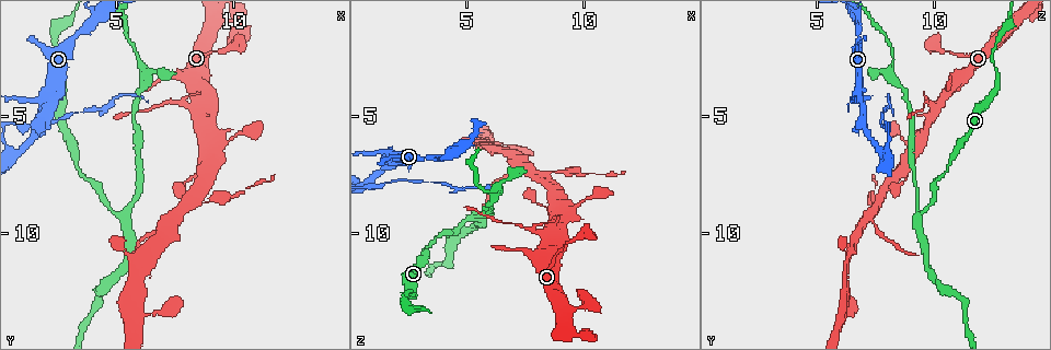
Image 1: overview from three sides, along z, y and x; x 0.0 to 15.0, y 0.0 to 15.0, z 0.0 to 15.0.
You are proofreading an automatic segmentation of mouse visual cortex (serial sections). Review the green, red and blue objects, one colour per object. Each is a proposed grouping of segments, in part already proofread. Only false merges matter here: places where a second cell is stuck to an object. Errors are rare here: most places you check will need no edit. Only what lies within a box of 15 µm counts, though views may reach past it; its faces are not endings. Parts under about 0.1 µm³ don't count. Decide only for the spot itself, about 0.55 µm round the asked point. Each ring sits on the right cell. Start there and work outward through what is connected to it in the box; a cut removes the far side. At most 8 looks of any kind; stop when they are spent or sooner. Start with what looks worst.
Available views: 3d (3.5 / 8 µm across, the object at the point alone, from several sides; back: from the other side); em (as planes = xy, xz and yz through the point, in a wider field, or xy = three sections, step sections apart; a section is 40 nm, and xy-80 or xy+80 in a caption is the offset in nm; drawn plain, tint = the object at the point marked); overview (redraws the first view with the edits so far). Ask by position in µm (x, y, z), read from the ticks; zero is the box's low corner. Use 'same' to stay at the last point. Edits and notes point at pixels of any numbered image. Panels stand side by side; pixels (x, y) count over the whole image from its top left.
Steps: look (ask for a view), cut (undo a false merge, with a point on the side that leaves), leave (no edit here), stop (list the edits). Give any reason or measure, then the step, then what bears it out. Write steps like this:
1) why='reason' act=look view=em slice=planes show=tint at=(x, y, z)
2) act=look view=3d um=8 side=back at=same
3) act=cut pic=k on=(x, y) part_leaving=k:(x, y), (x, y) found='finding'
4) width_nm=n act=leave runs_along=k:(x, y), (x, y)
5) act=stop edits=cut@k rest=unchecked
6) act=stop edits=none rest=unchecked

why='calibre changes' act=look view=3d um=3.5 at=(5.1, 9.3, 9.3)

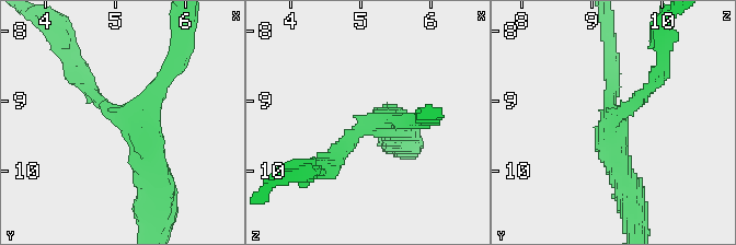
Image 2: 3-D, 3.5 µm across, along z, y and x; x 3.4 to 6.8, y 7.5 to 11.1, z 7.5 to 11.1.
arms=3 arm_widths_nm=200,250,400 why='need the tissue' act=look view=em slice=planes show=tint at=(5.10, 9.20, 9.35)

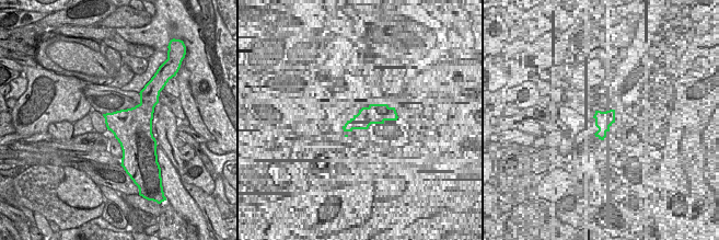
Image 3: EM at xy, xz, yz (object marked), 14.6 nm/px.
act=leave runs_along=2:(82, 74), (144, 138), (153, 175) found='one cell here'

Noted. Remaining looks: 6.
why='a fork' act=look view=3d um=3.5 at=(8.6, 4.6, 10.2)

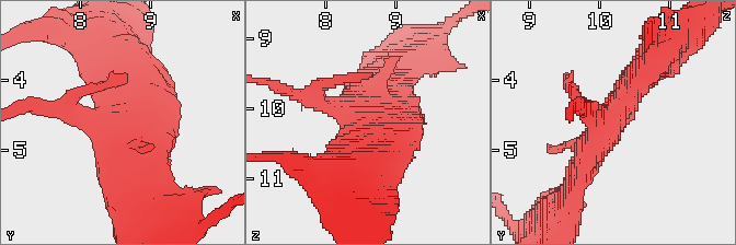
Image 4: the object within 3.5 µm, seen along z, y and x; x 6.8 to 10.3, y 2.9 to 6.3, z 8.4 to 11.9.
why='now the EM' act=look view=em slice=xy step=2 show=tint at=(8.60, 4.55, 10.10)

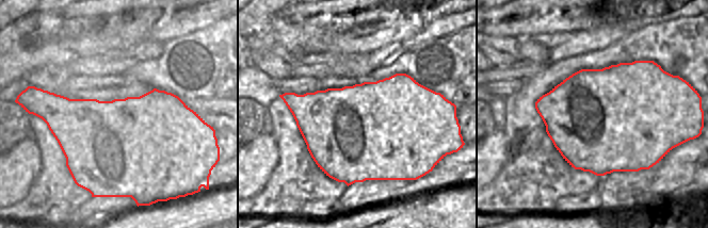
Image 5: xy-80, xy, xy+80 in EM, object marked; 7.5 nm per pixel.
act=leave runs_along=4:(654, 60), (589, 148), (575, 182) found='continuous, no second cell'

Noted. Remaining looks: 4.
why='branch point' act=look view=3d um=8 side=back at=(8.2, 8.8, 7.5)

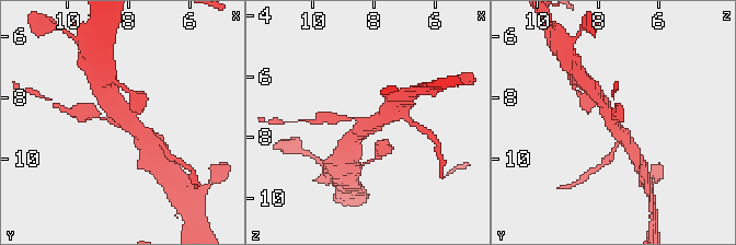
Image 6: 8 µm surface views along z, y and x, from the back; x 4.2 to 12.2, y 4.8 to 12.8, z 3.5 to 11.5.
arms=3 arm_widths_nm=100,350,450 act=look view=em slice=xy step=5 show=tint at=(8.2, 8.7, 7.7)

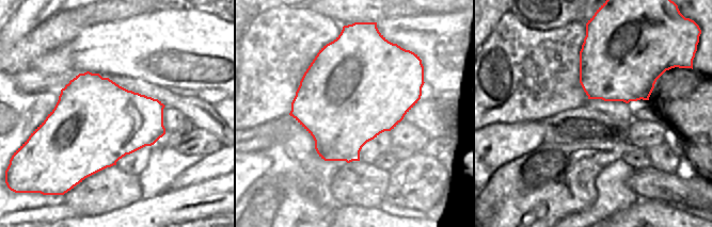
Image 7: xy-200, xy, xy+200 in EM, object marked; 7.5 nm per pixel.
act=leave runs_along=6:(105, 93), (123, 118), (145, 137) found='all the same cell'

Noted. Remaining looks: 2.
act=stop edits=none rest=unchecked

